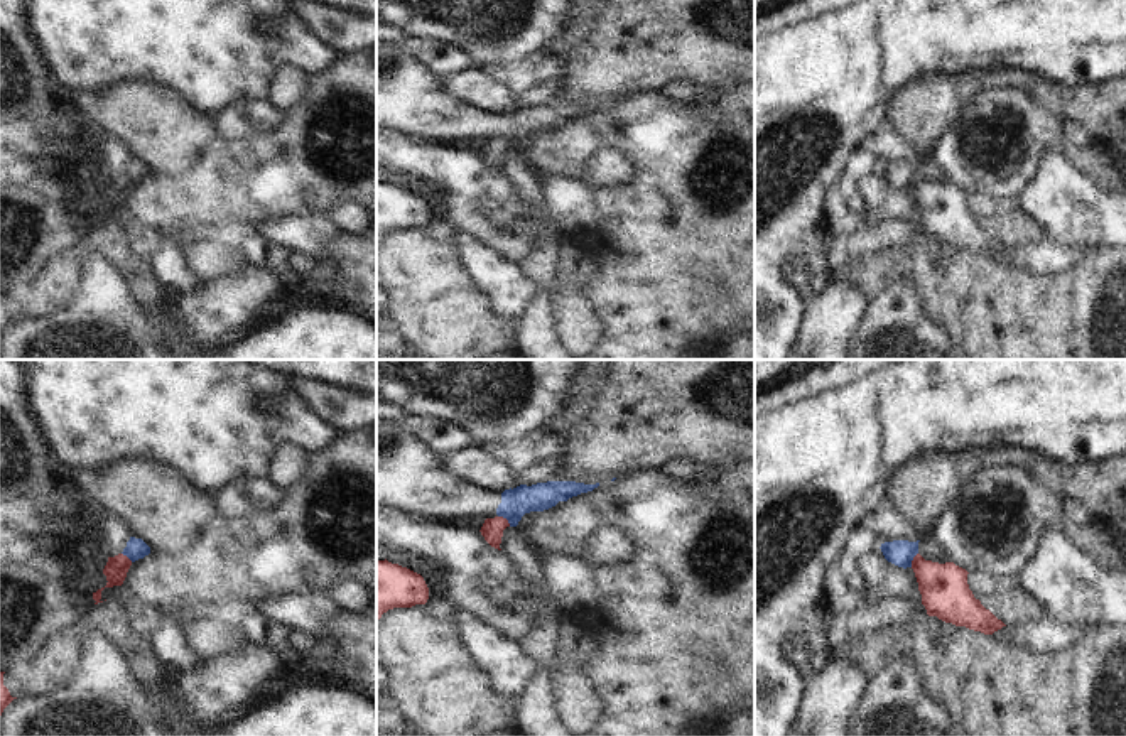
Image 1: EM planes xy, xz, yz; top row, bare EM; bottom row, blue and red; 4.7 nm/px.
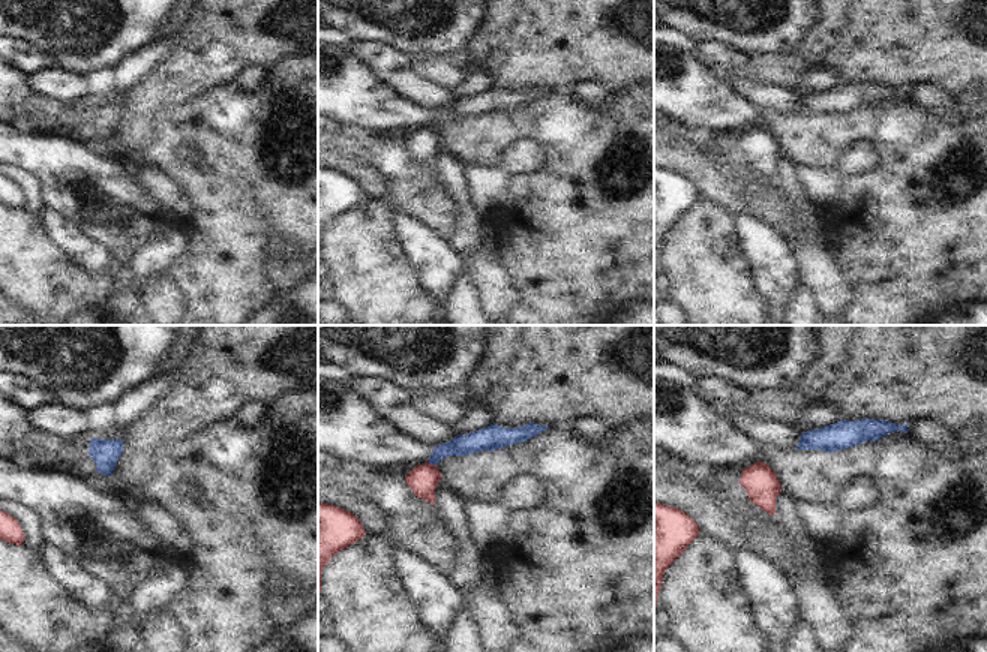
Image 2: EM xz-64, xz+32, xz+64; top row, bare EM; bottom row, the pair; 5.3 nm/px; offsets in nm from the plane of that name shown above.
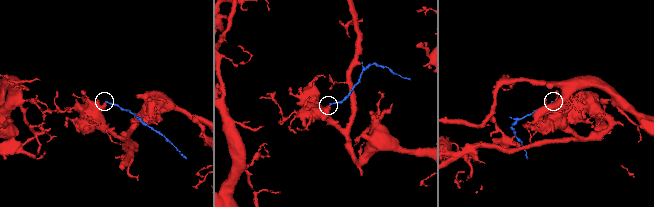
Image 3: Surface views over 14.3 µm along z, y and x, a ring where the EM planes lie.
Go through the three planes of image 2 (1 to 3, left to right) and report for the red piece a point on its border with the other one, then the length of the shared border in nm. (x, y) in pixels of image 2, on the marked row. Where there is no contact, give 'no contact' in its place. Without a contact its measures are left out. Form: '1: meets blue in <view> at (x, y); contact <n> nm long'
1: no contact
2: meets blue in xz+32 at (431, 463); contact 50 nm long
3: no contact

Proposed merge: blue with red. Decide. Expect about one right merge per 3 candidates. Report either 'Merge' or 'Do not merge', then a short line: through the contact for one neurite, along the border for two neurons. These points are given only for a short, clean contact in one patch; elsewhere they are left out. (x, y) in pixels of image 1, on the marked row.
Do not merge. Line: xz (498, 515), (510, 525).

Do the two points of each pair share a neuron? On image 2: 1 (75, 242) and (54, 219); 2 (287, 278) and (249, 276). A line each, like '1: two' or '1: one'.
1: one
2: two

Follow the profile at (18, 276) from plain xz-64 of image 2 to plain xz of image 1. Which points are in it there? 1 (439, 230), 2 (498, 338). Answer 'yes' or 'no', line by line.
1: yes
2: yes

